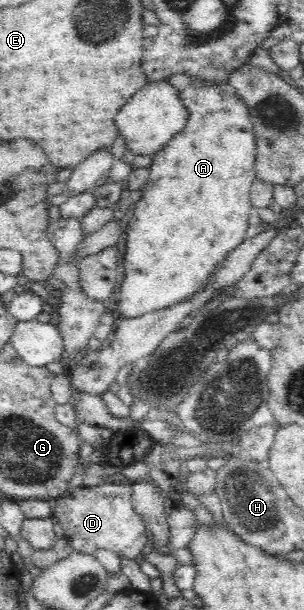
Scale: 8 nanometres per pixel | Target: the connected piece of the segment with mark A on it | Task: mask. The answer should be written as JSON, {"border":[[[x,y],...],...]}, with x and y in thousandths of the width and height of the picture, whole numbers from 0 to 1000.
{"border":[[[638,126],[638,136],[632,136],[632,139],[618,139],[618,144],[592,146],[586,149],[586,161],[599,164],[599,170],[605,170],[612,180],[618,180],[618,195],[605,205],[605,211],[599,211],[592,218],[579,218],[579,221],[507,254],[500,270],[490,274],[493,287],[487,297],[467,310],[467,323],[461,330],[447,333],[441,352],[434,352],[434,359],[428,359],[428,366],[421,366],[421,375],[414,379],[421,393],[418,402],[405,408],[411,454],[398,466],[388,490],[372,495],[372,502],[398,511],[398,521],[454,520],[497,510],[520,510],[543,503],[559,503],[559,500],[572,497],[612,493],[618,487],[632,487],[638,480],[651,480],[651,477],[671,474],[671,464],[727,438],[750,415],[809,393],[822,344],[832,341],[826,336],[829,302],[845,292],[839,279],[845,238],[822,180],[806,170],[799,159],[780,152],[766,143],[753,139],[730,141],[730,138],[711,138],[711,134],[688,133],[688,130],[661,130],[661,126]]]}

